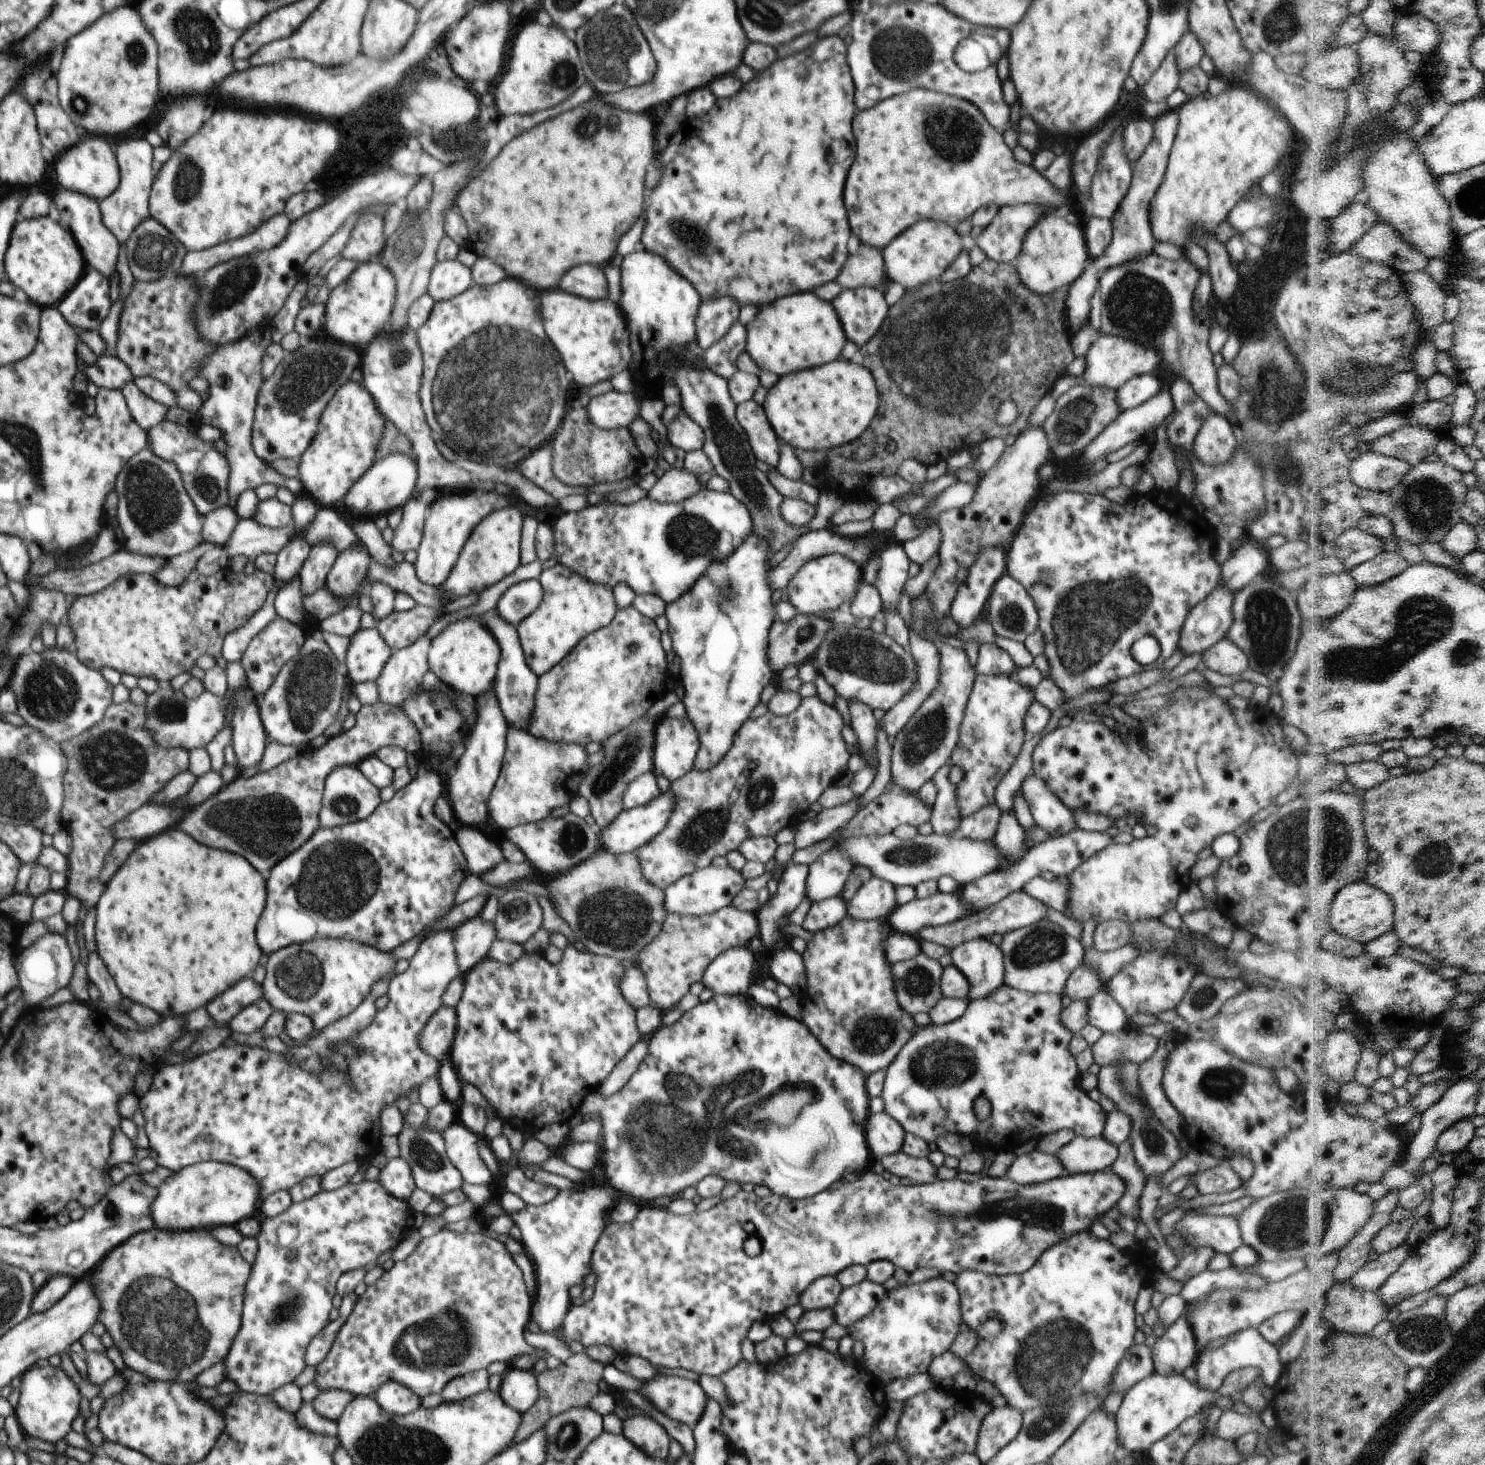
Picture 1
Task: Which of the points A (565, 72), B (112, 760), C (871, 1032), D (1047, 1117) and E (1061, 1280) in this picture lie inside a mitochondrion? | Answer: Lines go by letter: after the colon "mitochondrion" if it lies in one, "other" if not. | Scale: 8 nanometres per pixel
A: mitochondrion
B: mitochondrion
C: mitochondrion
D: other
E: other

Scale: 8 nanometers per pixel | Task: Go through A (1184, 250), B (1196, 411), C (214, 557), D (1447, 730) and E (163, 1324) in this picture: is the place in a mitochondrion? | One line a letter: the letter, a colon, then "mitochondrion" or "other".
A: other
B: other
C: other
D: other
E: mitochondrion

